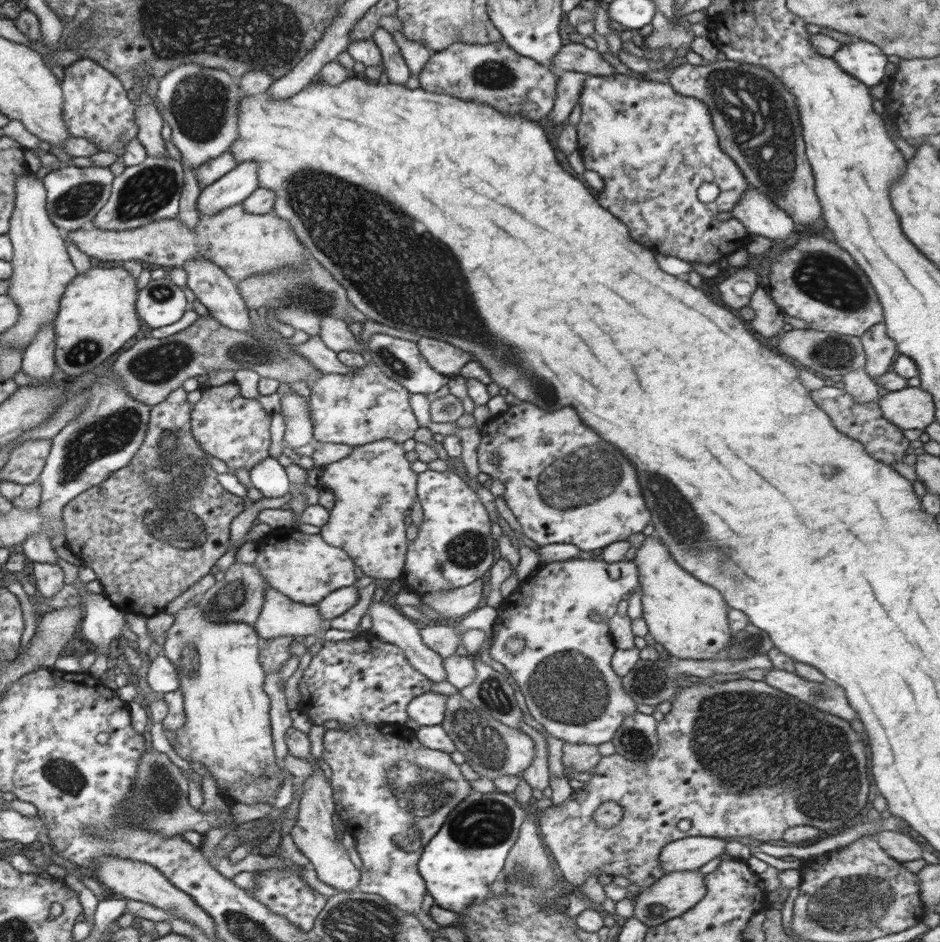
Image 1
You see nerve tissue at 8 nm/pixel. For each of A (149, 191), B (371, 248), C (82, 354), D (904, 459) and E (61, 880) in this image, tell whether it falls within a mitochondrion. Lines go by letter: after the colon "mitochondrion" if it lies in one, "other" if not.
A: mitochondrion
B: mitochondrion
C: mitochondrion
D: other
E: other

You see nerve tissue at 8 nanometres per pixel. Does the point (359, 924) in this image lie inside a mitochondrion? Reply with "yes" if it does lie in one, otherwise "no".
yes

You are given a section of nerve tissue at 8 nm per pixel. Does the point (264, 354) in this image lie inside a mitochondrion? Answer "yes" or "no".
yes

